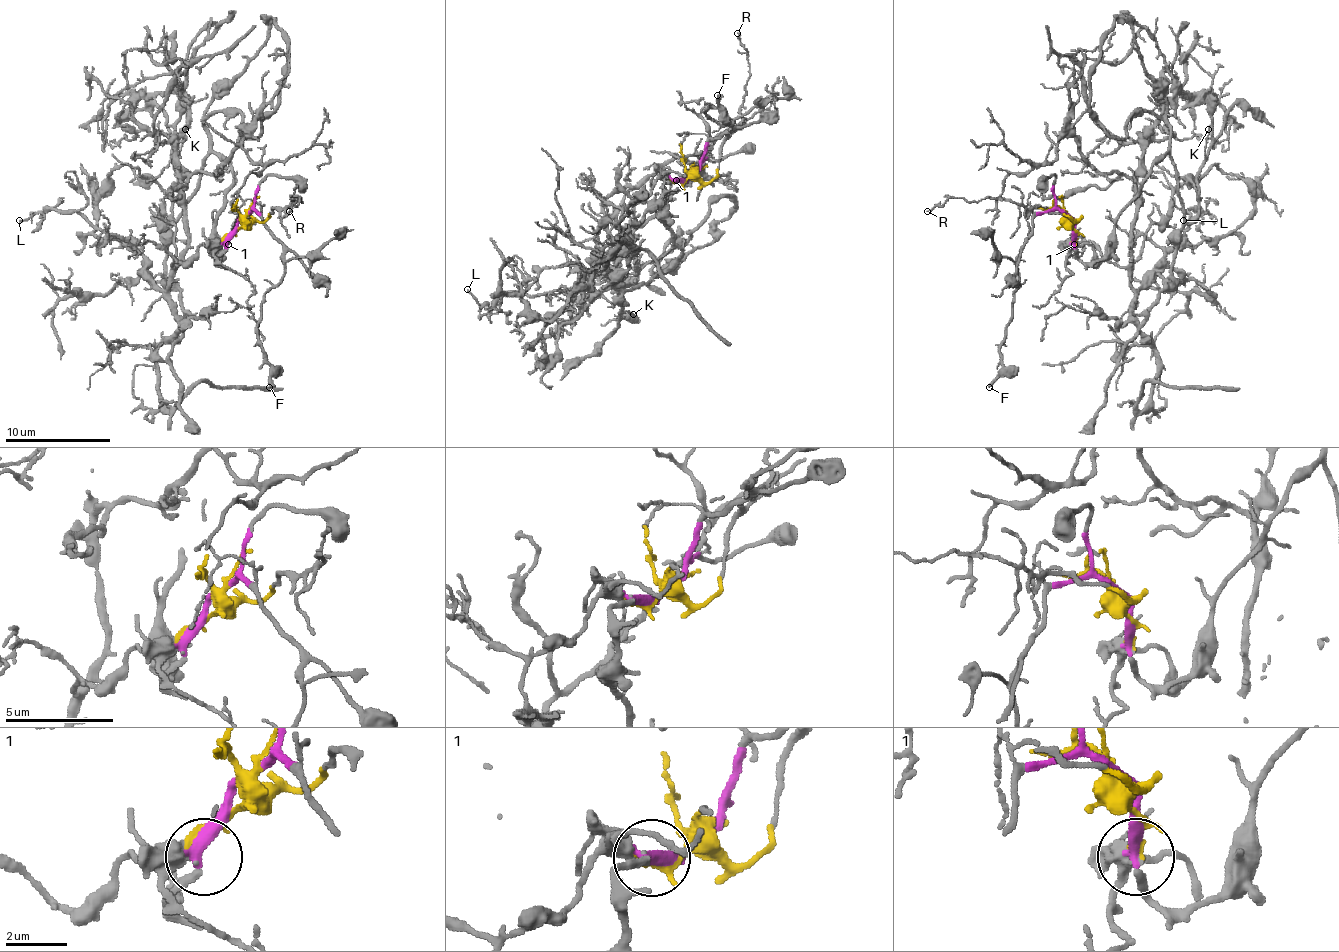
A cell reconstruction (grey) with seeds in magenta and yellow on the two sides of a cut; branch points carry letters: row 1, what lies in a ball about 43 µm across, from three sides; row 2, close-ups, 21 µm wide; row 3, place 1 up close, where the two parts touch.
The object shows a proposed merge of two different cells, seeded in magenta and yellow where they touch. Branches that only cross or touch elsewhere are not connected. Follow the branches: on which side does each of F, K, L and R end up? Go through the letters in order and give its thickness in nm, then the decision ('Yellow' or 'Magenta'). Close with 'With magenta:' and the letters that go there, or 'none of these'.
F: Thickness 260 nm. Magenta
K: Thickness 100 nm. Magenta
L: Thickness 120 nm. Yellow
R: Thickness 120 nm. Yellow
With magenta: F, K

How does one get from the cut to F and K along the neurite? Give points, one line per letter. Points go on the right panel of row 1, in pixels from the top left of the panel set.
F: (1069, 215), (1058, 210), (1040, 213), (1032, 221), (1005, 327), (1003, 374), (989, 387)
K: (1069, 215), (1074, 255), (1095, 263), (1114, 218), (1167, 152), (1191, 221), (1209, 128)

